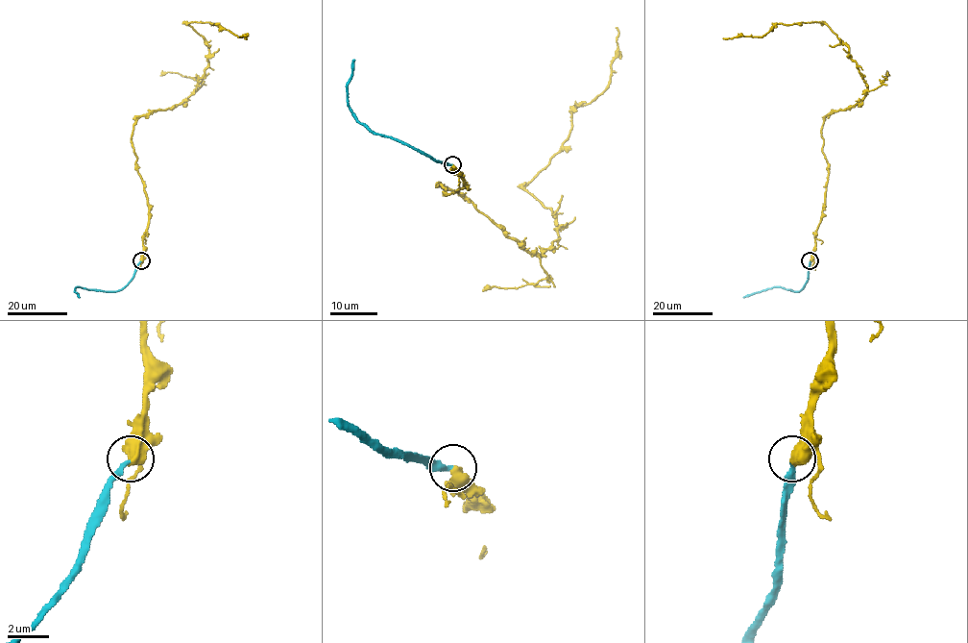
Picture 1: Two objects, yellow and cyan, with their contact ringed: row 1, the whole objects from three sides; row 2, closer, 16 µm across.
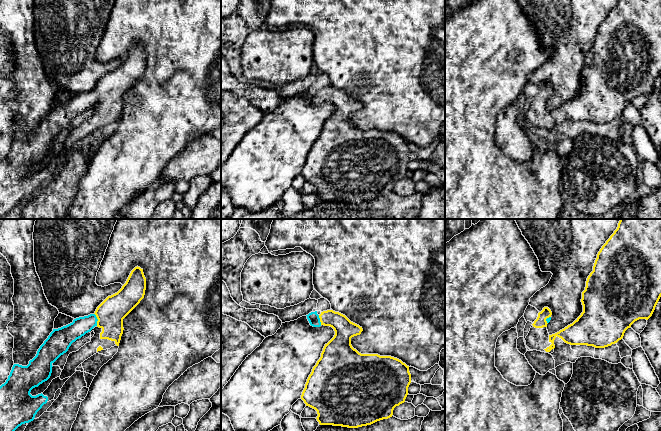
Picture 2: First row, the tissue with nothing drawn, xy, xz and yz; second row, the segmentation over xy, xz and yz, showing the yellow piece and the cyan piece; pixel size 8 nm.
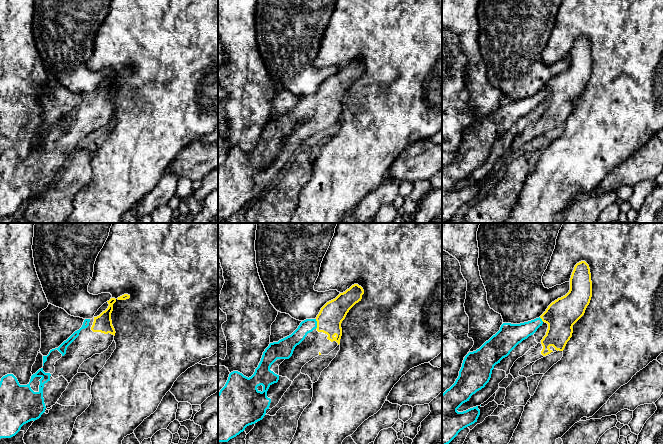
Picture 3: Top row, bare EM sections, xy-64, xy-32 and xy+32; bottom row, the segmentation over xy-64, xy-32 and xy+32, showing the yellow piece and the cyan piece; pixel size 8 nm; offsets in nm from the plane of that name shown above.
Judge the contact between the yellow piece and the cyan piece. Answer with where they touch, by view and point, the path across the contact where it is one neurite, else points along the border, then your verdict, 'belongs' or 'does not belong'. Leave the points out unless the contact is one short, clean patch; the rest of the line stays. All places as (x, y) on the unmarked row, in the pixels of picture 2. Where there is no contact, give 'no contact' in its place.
meets yellow in xy at (97, 94); runs through xy (110, 89), (103, 94), (97, 94), (80, 102); belongs

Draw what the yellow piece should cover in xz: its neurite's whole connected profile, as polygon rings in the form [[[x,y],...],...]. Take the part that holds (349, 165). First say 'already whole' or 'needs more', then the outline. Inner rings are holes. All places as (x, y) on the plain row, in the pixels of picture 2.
needs more; [[[327,86],[318,91],[315,87],[306,92],[311,102],[330,102],[335,107],[334,113],[325,120],[321,133],[313,143],[301,171],[306,182],[317,187],[316,195],[319,200],[358,204],[392,193],[394,184],[404,179],[408,171],[408,163],[411,159],[409,142],[391,132],[359,129],[352,123],[351,114],[360,111],[363,105],[339,88]]]

